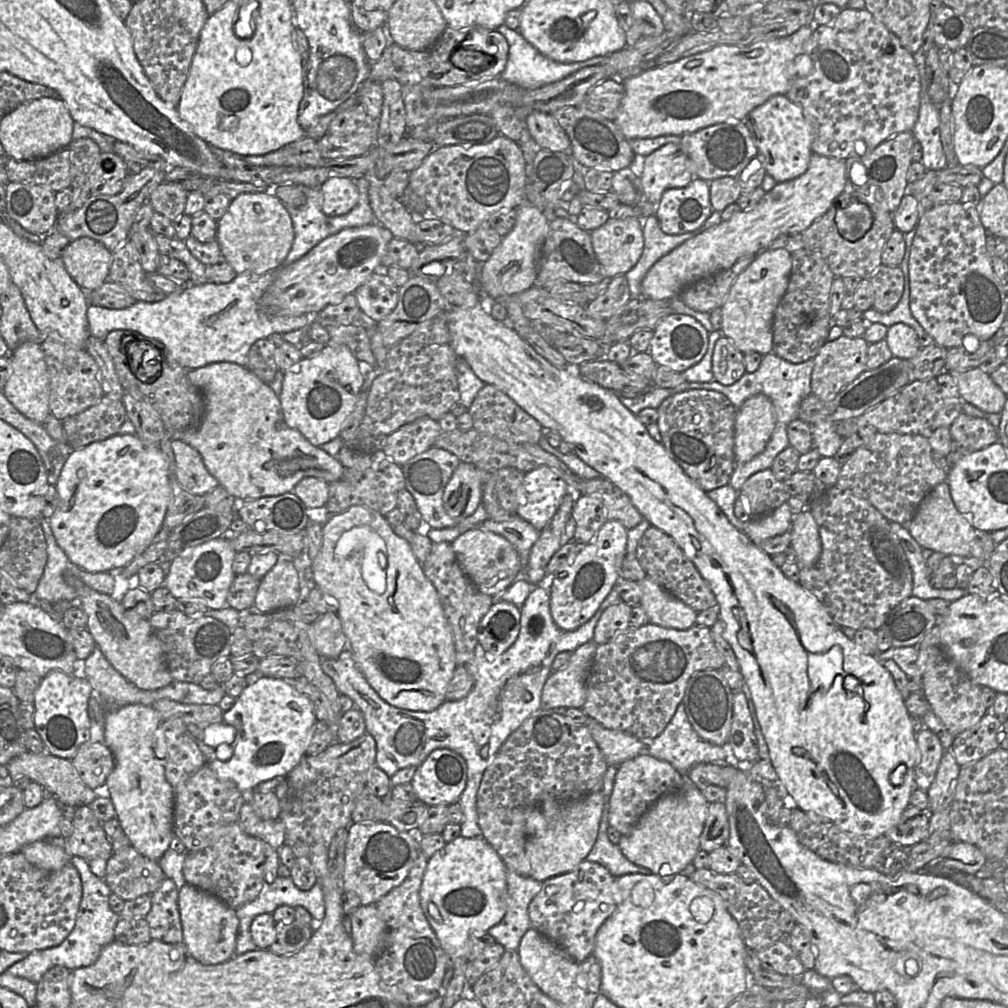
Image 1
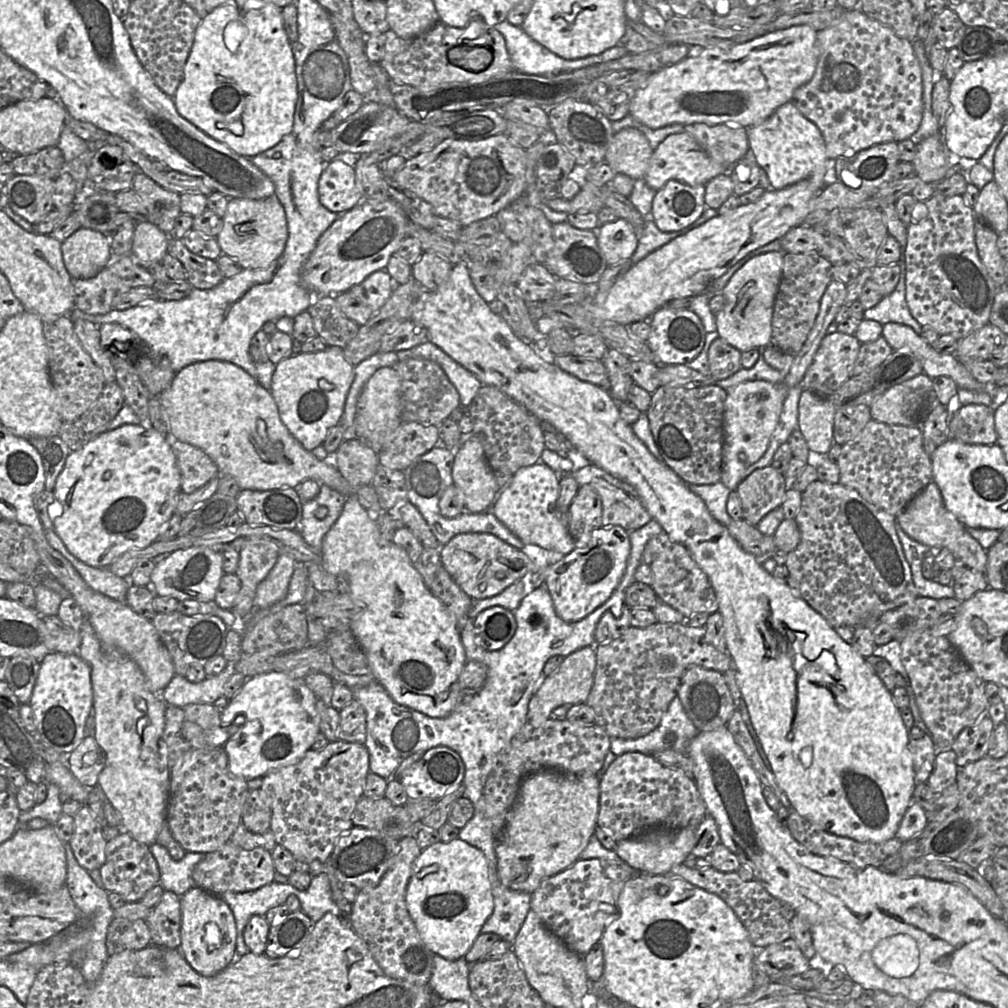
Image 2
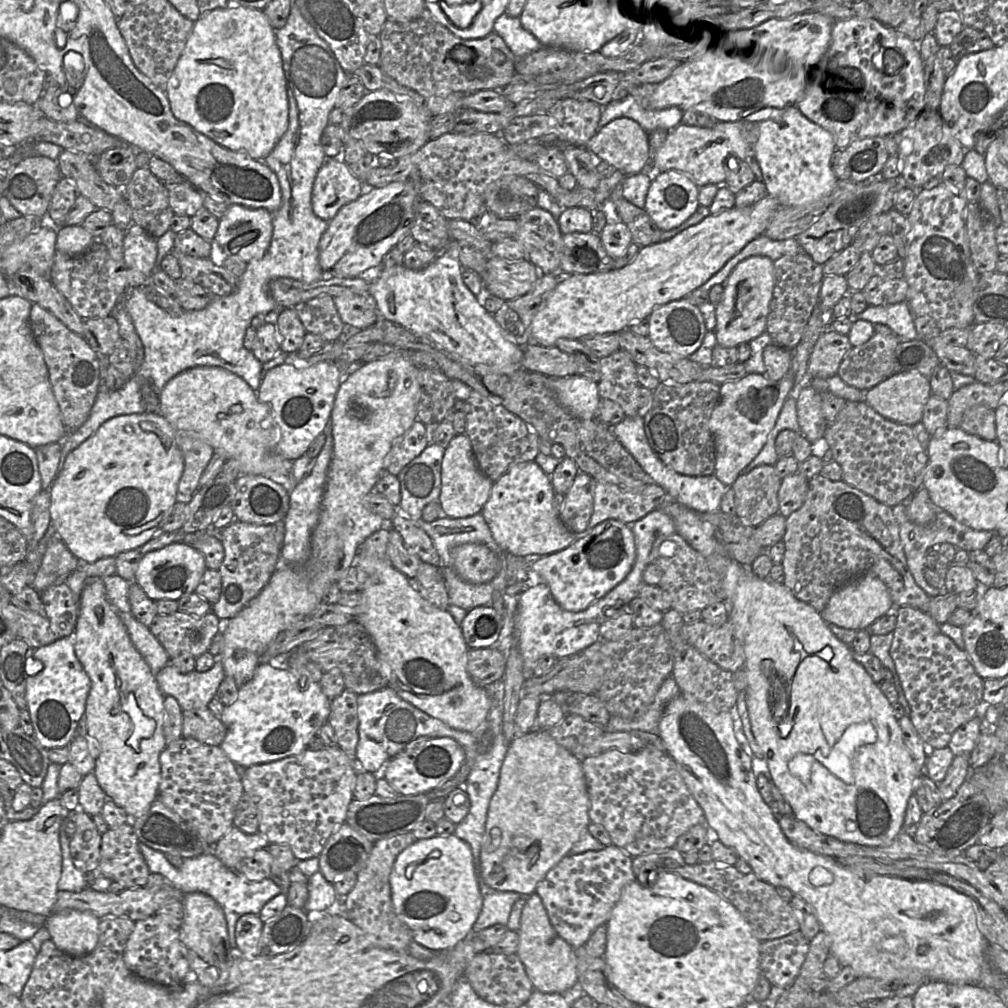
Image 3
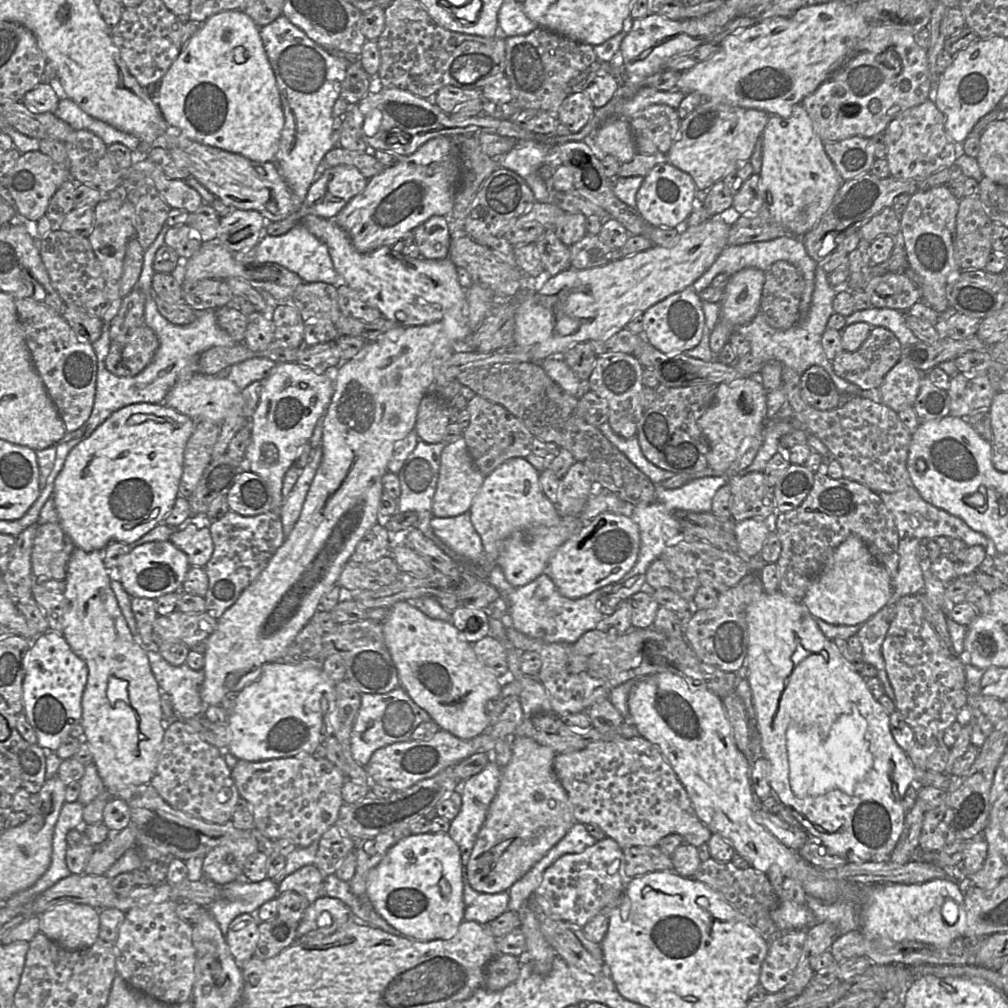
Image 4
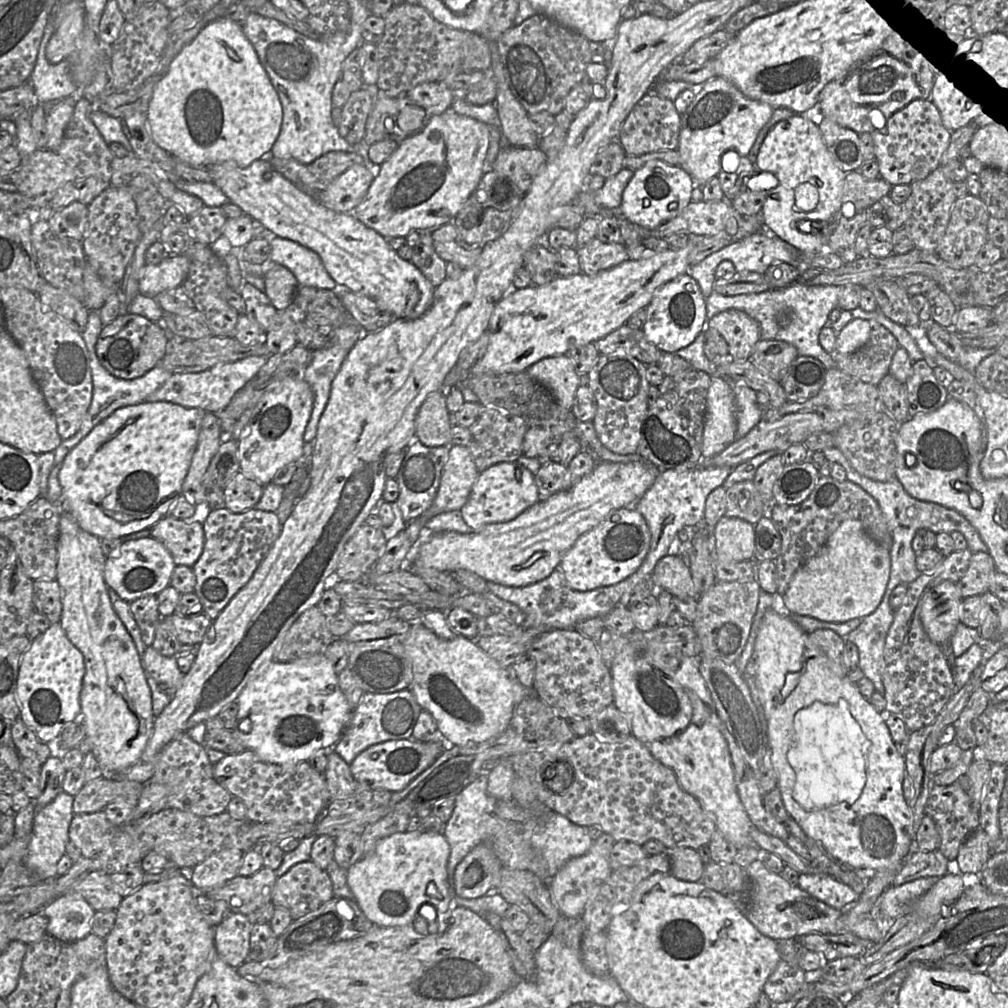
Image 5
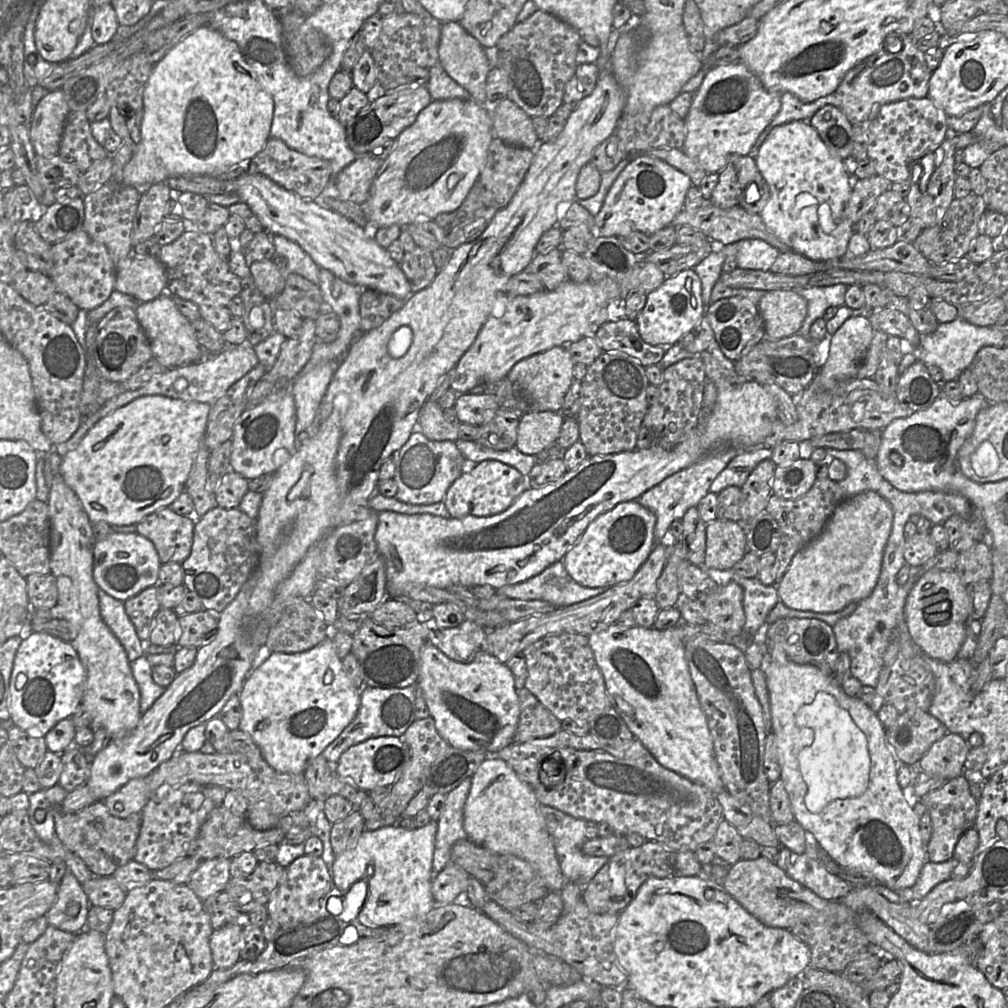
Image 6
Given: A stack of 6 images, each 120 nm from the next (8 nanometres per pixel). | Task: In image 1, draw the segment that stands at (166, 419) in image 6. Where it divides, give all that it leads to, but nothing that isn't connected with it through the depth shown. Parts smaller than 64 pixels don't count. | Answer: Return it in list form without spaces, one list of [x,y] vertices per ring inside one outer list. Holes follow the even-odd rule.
[[[116,434],[85,447],[72,449],[55,486],[59,494],[59,500],[56,510],[49,519],[52,533],[57,544],[71,562],[91,573],[108,572],[114,576],[116,572],[126,567],[134,558],[142,554],[162,528],[164,518],[171,504],[170,466],[167,457],[159,446],[147,445],[137,435]]]

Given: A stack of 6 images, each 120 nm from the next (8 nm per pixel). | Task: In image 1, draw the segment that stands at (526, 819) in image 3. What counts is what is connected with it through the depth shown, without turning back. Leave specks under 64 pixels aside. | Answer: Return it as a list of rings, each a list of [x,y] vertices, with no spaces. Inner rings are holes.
[[[602,791],[568,803],[561,803],[557,800],[543,800],[541,806],[534,809],[526,820],[525,853],[531,865],[530,877],[544,881],[572,871],[579,863],[585,860],[595,844],[603,808],[604,796]]]

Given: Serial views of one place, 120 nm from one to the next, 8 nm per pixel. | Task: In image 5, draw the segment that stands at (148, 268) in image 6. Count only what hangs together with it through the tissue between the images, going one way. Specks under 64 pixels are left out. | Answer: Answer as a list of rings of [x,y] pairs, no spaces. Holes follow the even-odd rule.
[[[172,255],[156,265],[146,264],[141,272],[139,293],[155,298],[159,293],[181,286],[189,272],[189,259]]]

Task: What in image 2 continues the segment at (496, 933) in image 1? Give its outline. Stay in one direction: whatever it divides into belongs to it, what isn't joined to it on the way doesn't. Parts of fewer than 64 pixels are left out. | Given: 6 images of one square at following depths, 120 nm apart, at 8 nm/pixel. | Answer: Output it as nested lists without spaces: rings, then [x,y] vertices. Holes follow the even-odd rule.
[[[491,868],[489,872],[489,880],[491,882],[491,890],[494,900],[494,909],[489,918],[485,921],[482,926],[481,932],[494,932],[498,934],[501,939],[506,940],[513,944],[525,918],[531,909],[531,896],[532,893],[520,890],[512,890],[505,887],[499,876],[494,876],[494,880],[491,877]]]

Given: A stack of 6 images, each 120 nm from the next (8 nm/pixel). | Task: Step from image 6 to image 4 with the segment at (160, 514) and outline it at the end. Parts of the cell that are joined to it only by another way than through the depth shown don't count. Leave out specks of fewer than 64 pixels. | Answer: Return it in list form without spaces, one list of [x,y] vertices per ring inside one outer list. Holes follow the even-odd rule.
[[[207,514],[191,516],[170,536],[169,541],[187,555],[191,567],[203,568],[213,554],[213,540],[207,528],[212,522]]]

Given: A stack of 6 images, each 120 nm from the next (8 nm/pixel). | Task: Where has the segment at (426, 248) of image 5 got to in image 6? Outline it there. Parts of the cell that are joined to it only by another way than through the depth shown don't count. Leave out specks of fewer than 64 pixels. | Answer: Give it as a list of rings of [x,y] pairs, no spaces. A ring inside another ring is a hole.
[[[419,246],[411,252],[405,252],[400,267],[413,294],[429,286],[438,273],[432,252]]]

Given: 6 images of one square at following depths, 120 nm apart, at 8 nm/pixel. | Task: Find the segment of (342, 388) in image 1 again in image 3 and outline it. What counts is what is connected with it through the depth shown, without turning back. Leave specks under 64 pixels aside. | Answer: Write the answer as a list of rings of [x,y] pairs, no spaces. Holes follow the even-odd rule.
[[[327,361],[306,368],[283,363],[263,374],[257,396],[270,407],[272,417],[279,426],[281,438],[277,444],[277,453],[283,458],[294,461],[304,456],[312,441],[323,433],[326,424],[330,422],[341,384],[341,367]]]

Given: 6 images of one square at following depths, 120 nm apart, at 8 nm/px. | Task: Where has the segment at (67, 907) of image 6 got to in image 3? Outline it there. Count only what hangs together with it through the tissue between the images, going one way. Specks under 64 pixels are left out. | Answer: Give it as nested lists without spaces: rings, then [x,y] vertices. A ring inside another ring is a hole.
[[[71,909],[50,913],[43,926],[59,950],[81,956],[99,944],[99,924],[100,918],[92,912]]]

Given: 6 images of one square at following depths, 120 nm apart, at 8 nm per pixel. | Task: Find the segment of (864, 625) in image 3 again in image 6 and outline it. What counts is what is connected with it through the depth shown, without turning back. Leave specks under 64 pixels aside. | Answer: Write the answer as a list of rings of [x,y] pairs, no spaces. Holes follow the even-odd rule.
[[[875,491],[848,496],[837,506],[822,533],[794,556],[778,586],[780,601],[794,610],[834,613],[868,597],[881,571],[892,522],[890,504]]]

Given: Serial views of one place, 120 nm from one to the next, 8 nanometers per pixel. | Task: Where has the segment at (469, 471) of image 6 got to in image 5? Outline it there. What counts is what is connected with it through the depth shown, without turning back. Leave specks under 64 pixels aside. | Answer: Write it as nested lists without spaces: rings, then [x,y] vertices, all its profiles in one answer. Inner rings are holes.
[[[517,461],[501,462],[479,473],[460,513],[473,531],[480,531],[488,524],[504,523],[515,519],[539,501],[534,475]]]

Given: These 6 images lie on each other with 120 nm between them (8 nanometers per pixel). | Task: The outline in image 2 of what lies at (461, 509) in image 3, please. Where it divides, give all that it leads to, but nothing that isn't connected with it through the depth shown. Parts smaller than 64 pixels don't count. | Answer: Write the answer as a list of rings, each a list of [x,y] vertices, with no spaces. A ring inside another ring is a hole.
[[[474,434],[461,437],[452,468],[453,484],[464,496],[469,513],[485,512],[498,496],[497,480],[487,463],[480,440]]]

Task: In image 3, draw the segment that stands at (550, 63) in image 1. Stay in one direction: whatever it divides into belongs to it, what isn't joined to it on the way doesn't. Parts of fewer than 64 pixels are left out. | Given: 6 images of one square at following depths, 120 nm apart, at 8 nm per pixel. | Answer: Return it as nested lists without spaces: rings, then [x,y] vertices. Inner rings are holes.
[[[502,13],[494,22],[493,32],[500,35],[516,57],[538,50],[542,44],[521,24],[520,17]]]

